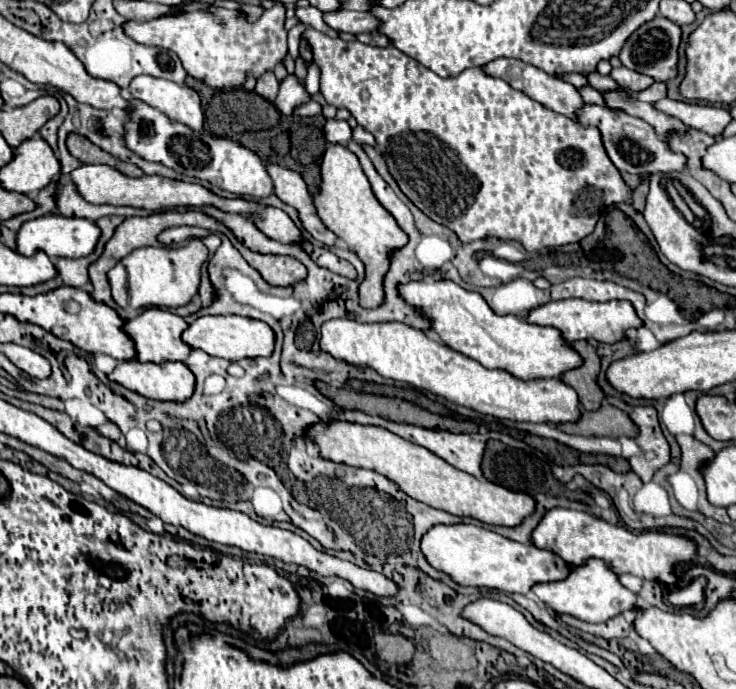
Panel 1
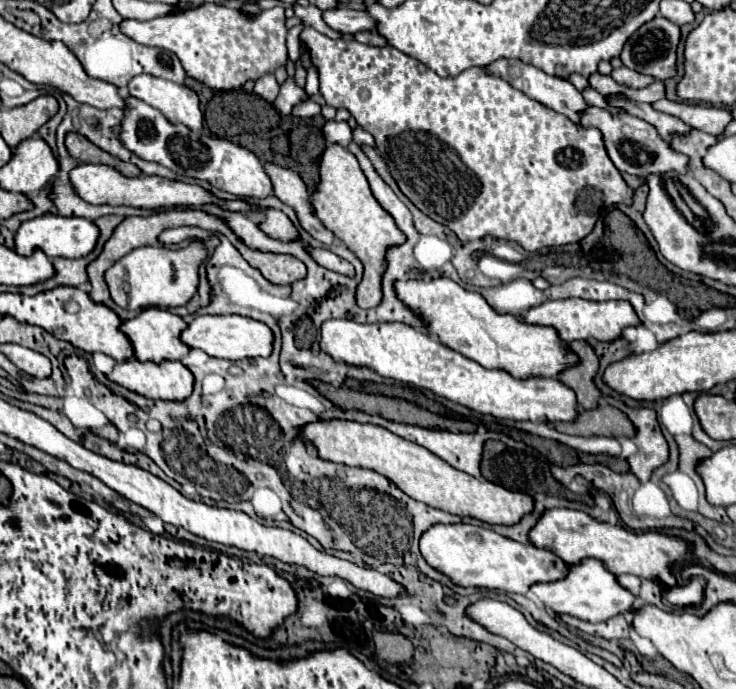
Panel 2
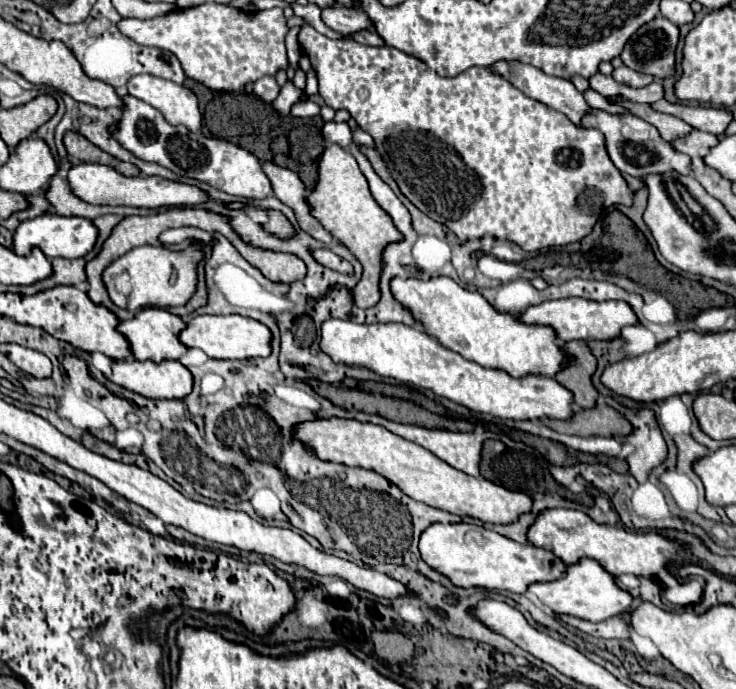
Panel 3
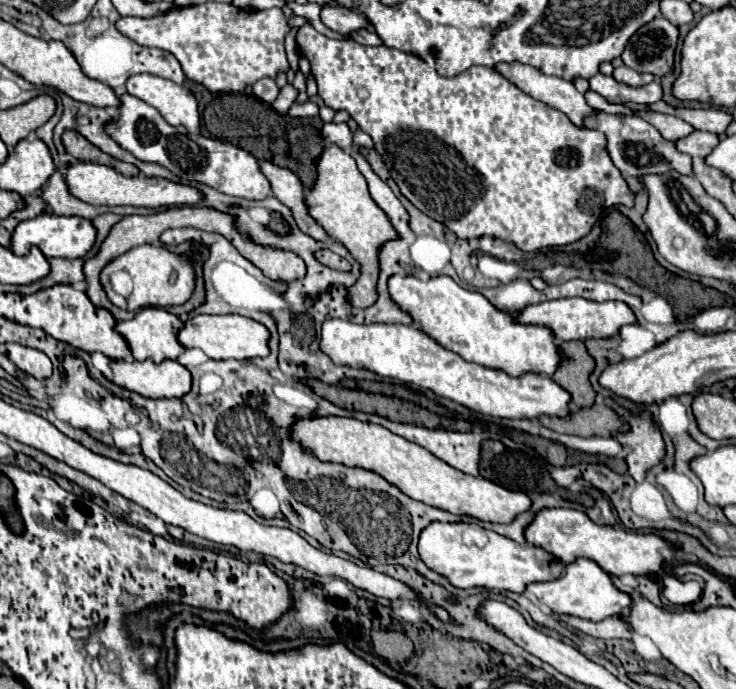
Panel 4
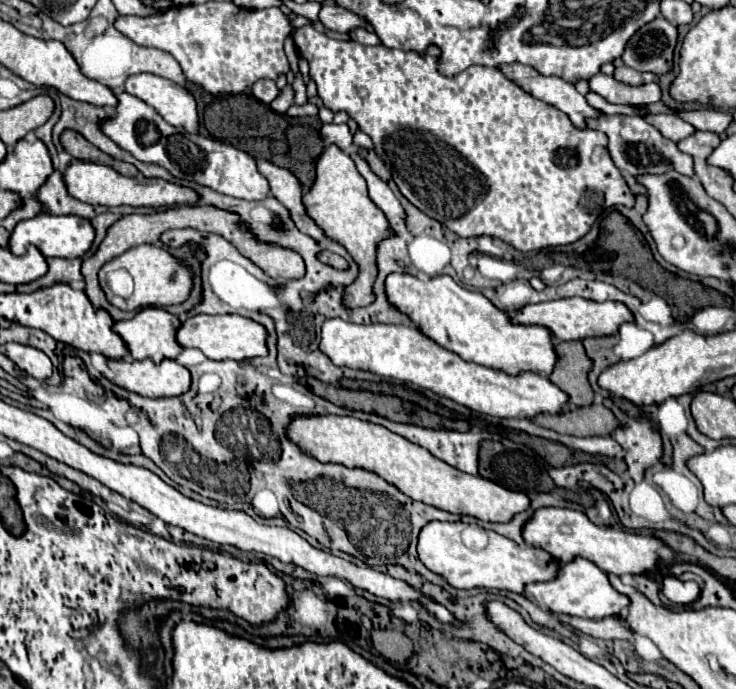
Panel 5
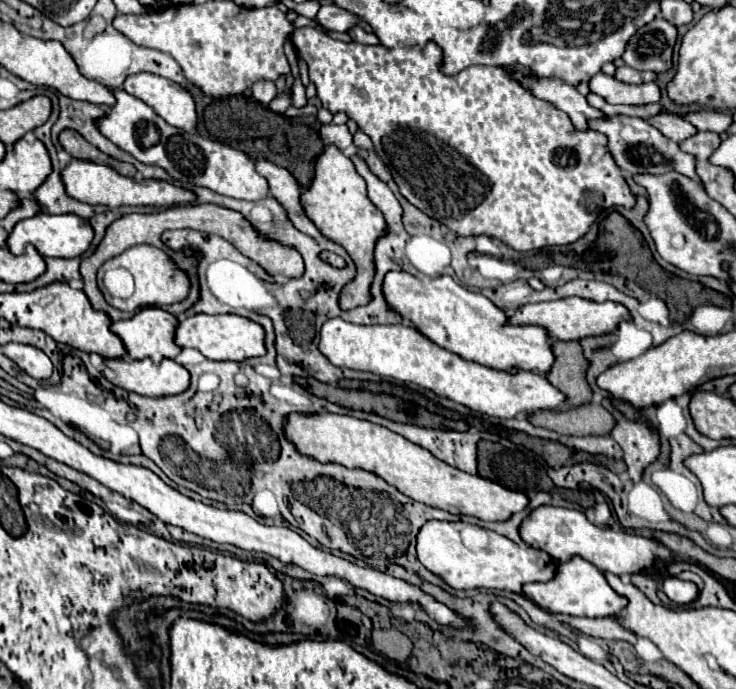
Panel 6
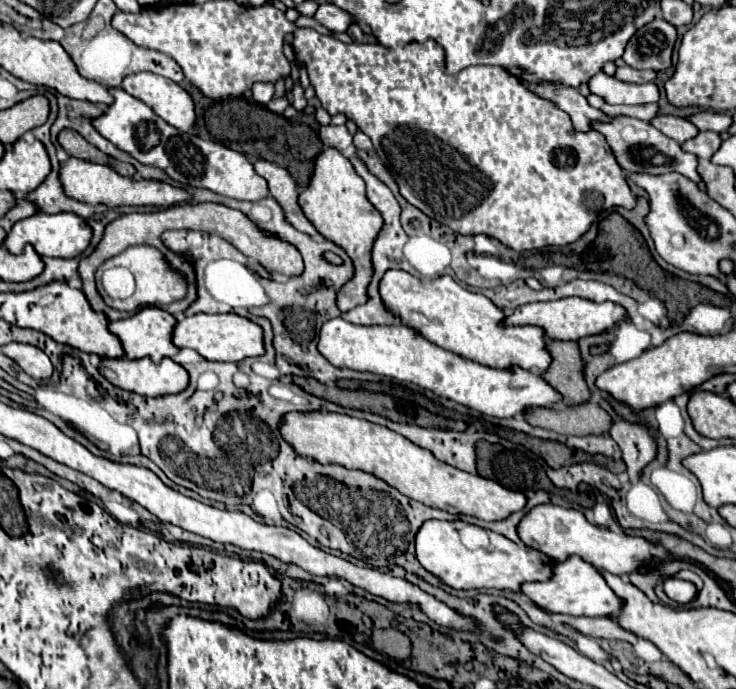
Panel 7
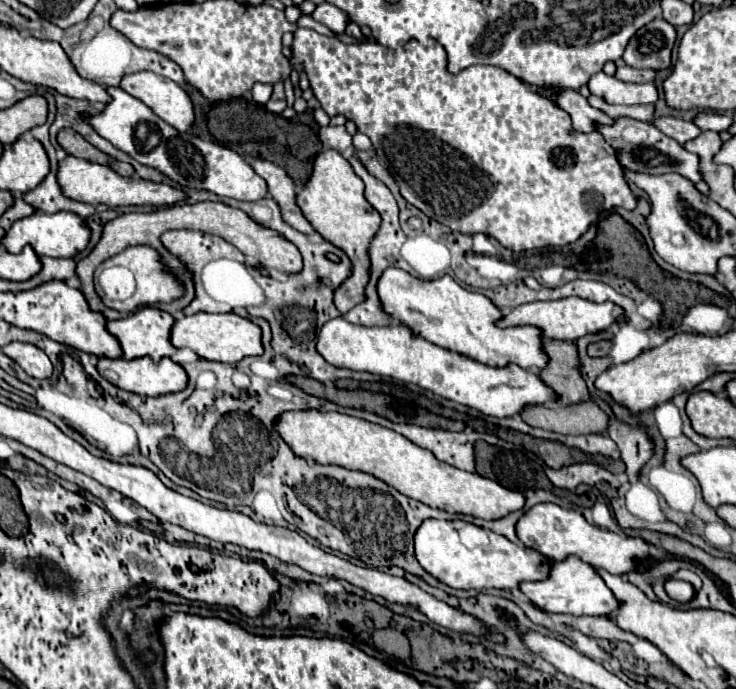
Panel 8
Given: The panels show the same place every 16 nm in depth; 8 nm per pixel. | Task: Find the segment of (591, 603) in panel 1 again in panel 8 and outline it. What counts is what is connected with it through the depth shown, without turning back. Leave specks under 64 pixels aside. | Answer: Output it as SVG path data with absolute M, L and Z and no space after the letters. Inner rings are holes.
M568 556L562 562L554 562L550 570L550 578L542 582L524 582L520 584L522 594L526 594L538 608L546 612L562 612L572 616L612 616L620 608L618 598L606 586L598 570L578 556Z

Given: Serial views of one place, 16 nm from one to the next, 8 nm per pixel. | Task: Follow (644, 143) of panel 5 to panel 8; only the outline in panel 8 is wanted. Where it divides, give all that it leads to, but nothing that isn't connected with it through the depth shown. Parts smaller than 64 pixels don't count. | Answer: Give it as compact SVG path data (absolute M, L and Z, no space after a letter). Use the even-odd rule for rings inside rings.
M616 118L612 124L596 124L596 130L604 134L606 142L614 148L616 158L620 166L628 172L646 172L646 174L666 174L666 172L678 172L686 176L692 182L700 182L700 170L696 154L688 152L678 144L676 140L664 136L658 128L654 128L650 122L640 122L634 118Z

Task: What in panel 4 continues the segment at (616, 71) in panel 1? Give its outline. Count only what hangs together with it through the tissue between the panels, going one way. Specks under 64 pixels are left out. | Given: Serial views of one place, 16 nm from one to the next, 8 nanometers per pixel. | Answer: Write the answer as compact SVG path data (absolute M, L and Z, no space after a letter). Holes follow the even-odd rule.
M620 66L620 68L616 68L616 70L612 72L612 76L614 76L618 82L628 84L628 86L634 86L634 88L644 86L644 84L650 84L650 82L654 80L652 74L640 74L640 72L636 72L636 70L628 68L628 66Z

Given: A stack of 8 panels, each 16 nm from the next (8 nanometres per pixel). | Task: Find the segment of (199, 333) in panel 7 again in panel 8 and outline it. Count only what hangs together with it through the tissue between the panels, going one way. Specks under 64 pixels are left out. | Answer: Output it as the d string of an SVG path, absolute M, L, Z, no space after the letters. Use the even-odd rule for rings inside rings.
M198 312L194 316L184 316L172 328L172 344L176 348L190 348L206 360L216 362L238 362L246 356L262 356L262 330L248 318L238 314L206 314Z

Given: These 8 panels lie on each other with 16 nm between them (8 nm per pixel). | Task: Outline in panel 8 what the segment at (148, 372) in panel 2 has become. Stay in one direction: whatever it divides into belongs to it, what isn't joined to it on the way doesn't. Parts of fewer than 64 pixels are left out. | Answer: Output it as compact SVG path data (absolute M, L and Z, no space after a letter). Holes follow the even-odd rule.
M100 358L98 362L98 372L110 380L114 386L122 388L122 390L128 390L128 392L134 392L134 394L142 394L142 396L162 396L162 394L174 394L174 392L180 392L186 388L188 384L188 374L186 370L172 362L170 358L164 358L160 360L158 364L148 360L148 358L136 358L136 360L126 360L126 358Z

